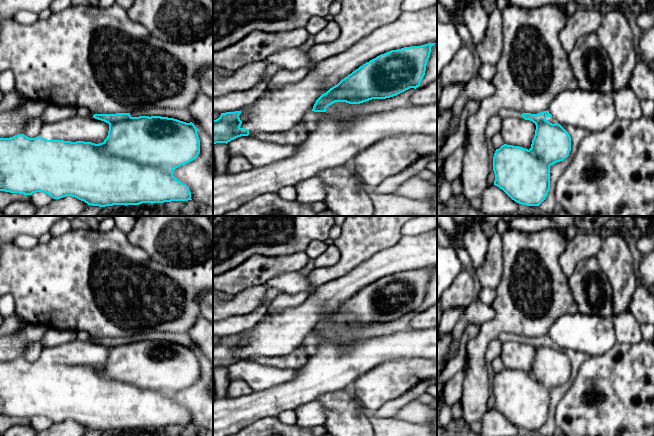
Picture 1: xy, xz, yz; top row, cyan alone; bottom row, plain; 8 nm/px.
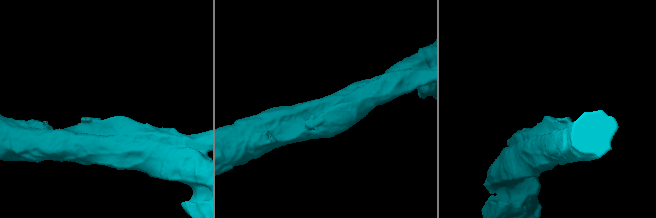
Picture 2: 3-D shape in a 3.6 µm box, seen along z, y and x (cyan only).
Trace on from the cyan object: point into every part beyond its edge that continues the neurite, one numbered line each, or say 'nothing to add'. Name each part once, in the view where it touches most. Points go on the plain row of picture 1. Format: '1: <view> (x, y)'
1: xz (279, 334)

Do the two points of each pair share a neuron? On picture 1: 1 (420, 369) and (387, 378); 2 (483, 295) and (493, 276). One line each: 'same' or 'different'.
1: same
2: different

